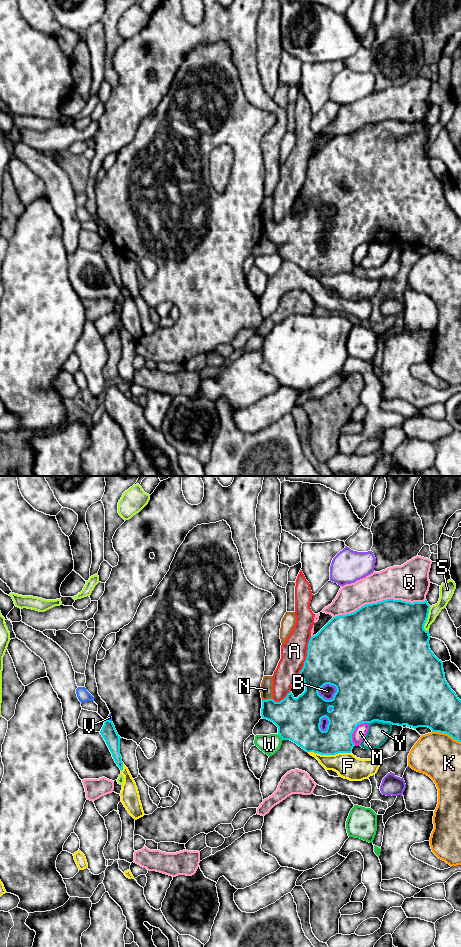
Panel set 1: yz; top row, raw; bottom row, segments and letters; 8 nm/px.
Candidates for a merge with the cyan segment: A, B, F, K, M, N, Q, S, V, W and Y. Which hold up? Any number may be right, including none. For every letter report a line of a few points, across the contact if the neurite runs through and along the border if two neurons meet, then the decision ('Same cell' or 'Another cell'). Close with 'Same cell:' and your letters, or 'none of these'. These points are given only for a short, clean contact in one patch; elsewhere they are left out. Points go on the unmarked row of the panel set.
A: Another cell
B: Another cell
F: Another cell
K: Another cell
M: Another cell
N: Line: yz (272, 218), (262, 220). Another cell
Q: Another cell
S: Another cell
V: Line: yz (107, 239), (111, 241). Another cell
W: Another cell
Y: Line: yz (369, 243), (382, 241), (392, 244). Another cell
Same cell: none of these

